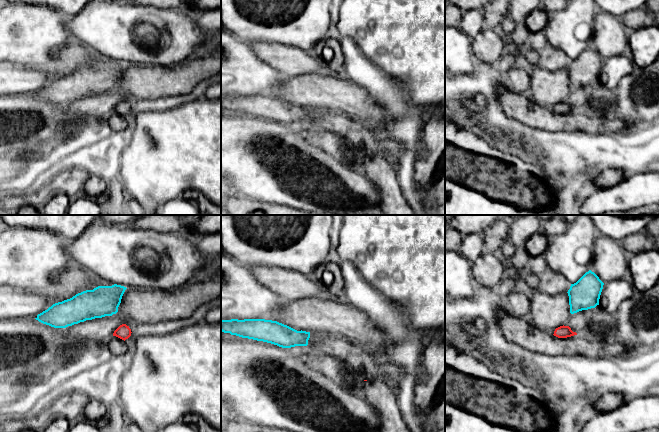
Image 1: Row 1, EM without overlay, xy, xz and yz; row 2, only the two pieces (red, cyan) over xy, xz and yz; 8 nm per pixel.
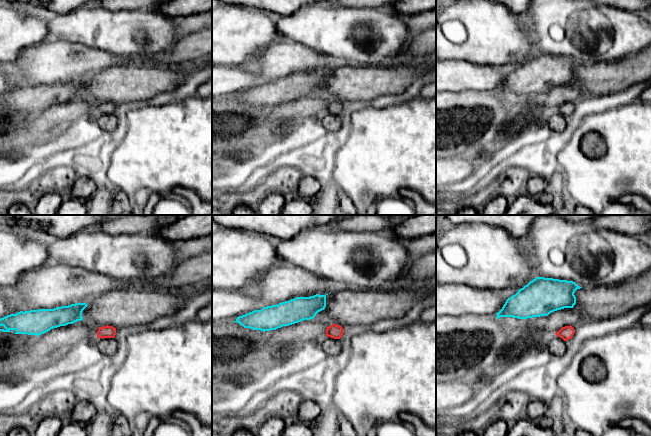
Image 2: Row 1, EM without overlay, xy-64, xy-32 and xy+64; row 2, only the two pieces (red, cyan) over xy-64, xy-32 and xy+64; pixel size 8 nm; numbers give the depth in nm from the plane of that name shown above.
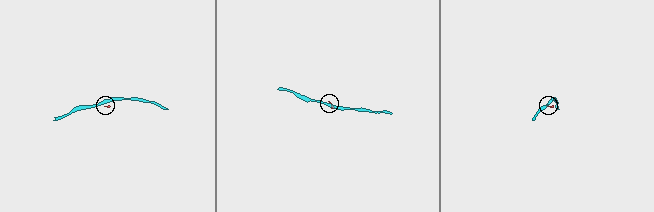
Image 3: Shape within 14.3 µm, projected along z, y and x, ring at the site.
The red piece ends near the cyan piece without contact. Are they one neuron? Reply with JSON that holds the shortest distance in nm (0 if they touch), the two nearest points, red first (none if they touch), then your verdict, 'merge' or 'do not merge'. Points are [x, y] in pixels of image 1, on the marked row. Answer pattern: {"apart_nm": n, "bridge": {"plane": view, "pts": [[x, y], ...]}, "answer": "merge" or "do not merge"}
{"apart_nm": 100, "bridge": {"plane": "xy", "pts": [[120, 325], [115, 313]]}, "answer": "do not merge"}

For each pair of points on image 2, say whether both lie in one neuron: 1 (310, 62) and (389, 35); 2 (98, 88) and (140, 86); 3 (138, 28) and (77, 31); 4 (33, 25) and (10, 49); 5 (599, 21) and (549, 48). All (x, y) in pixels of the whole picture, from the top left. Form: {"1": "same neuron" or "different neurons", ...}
{"1": "different neurons", "2": "same neuron", "3": "same neuron", "4": "same neuron", "5": "same neuron"}

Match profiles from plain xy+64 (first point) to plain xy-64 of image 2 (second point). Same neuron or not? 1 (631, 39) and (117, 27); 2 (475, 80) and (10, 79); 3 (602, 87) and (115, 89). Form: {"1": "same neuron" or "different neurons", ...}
{"1": "same neuron", "2": "same neuron", "3": "same neuron"}

